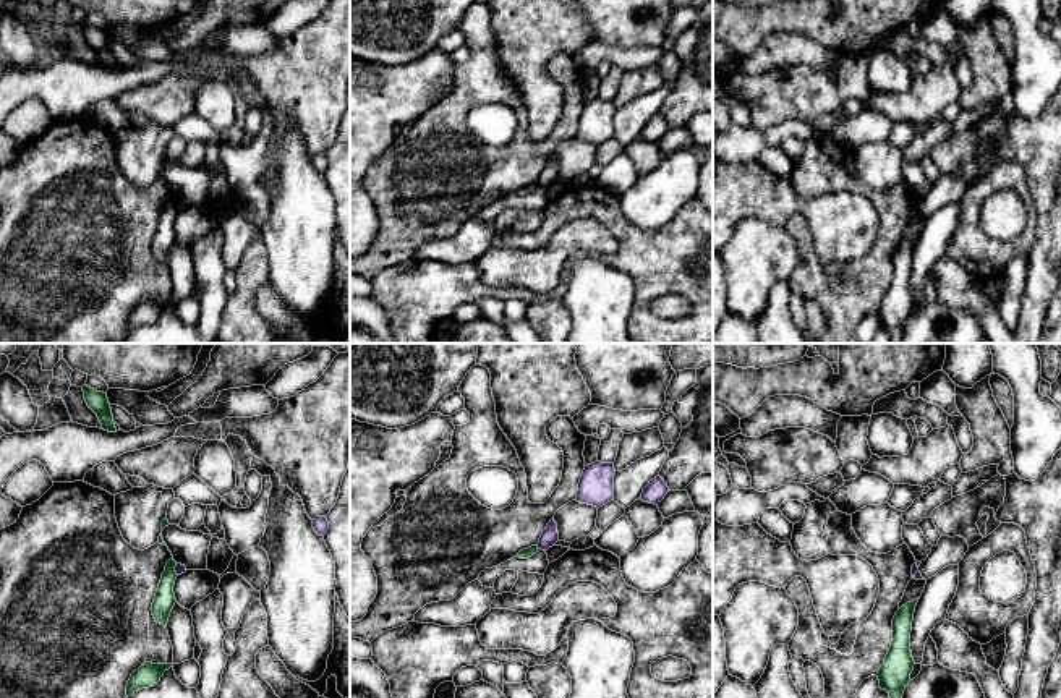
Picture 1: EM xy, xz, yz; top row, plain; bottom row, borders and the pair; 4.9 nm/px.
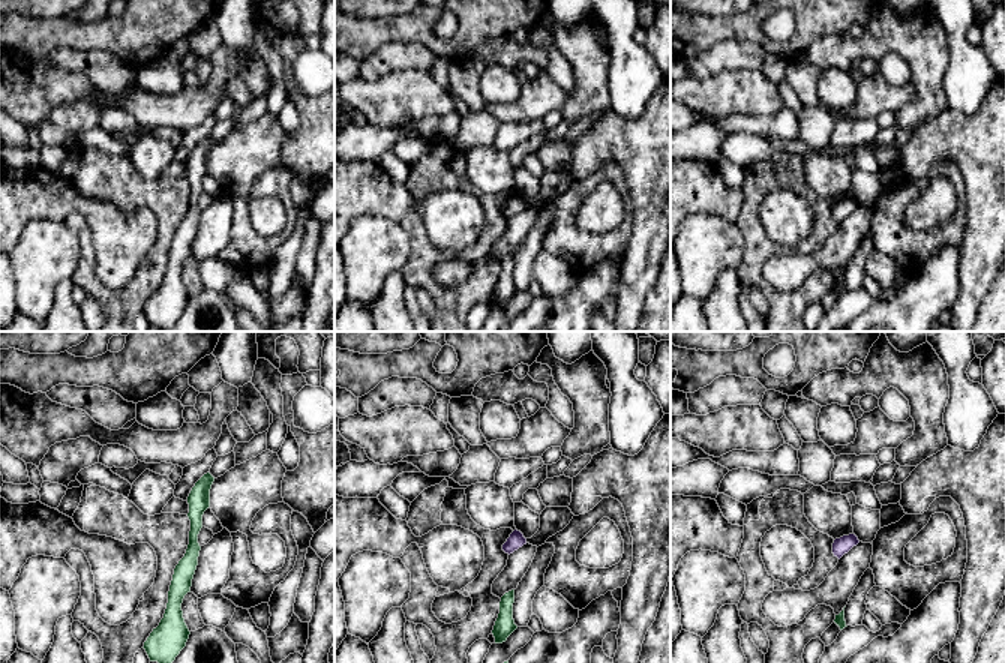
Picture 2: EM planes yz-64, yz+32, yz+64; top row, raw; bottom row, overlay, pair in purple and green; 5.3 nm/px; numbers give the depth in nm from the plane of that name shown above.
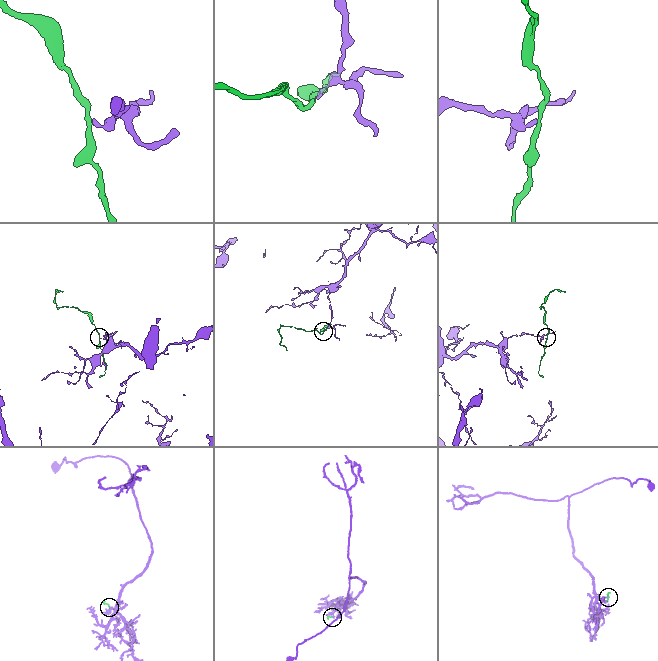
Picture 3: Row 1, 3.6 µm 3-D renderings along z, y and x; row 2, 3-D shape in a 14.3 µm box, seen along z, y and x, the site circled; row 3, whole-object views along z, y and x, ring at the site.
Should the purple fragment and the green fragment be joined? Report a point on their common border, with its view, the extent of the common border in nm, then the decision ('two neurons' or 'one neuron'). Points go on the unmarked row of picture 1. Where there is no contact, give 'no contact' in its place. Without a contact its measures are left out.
contact xy (175, 208); length 60 nm; two neurons

